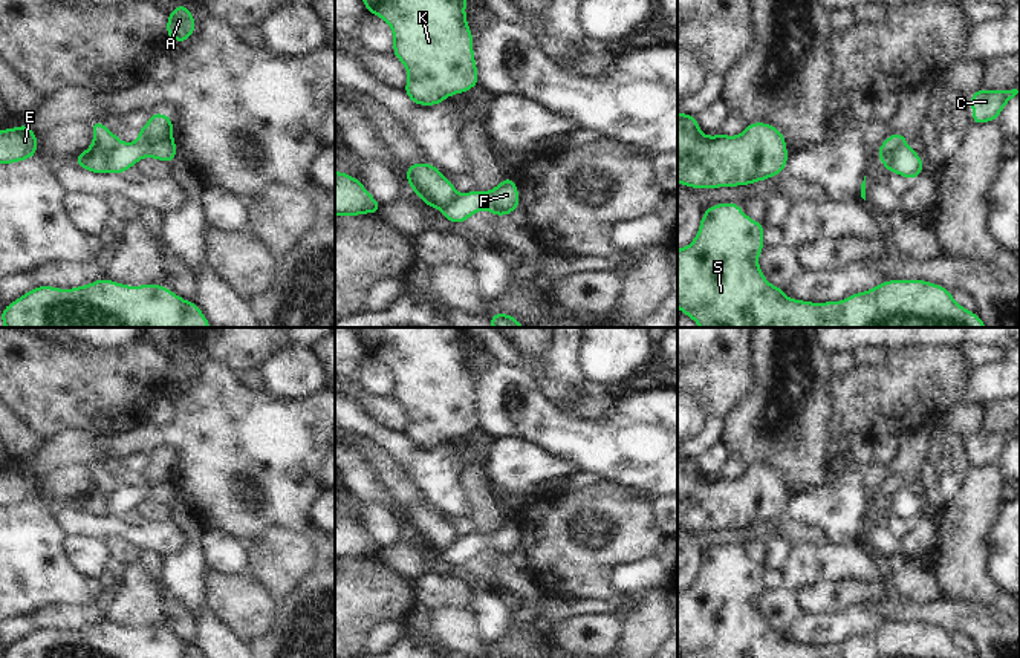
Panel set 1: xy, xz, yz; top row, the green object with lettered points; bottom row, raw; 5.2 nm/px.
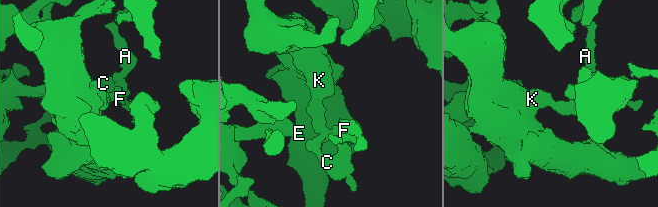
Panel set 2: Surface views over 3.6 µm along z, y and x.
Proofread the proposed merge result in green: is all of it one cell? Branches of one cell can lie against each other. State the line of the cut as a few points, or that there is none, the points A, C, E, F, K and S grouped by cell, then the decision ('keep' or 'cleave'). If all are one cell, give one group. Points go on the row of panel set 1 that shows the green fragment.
xy (120, 141), (109, 153), (106, 172) | A C E K S / F | cleave

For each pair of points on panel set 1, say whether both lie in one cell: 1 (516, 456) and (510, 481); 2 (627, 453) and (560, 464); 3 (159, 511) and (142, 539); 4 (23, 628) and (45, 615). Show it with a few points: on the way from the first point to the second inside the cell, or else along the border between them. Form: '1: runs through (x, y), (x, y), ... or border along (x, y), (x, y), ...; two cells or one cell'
1: runs through (516, 462), (511, 475); one cell
2: border along (542, 446), (569, 458), (577, 470); two cells
3: border along (170, 517), (164, 521), (142, 521); two cells
4: border along (28, 617), (35, 628); two cells

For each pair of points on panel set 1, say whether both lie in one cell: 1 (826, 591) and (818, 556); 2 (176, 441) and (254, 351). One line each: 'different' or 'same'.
1: different
2: different

